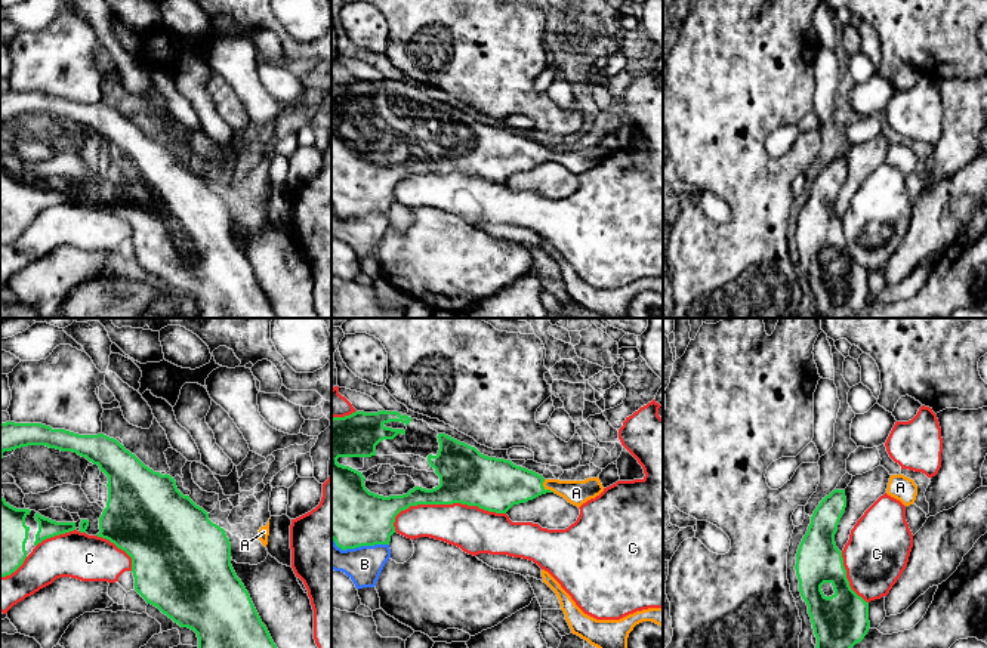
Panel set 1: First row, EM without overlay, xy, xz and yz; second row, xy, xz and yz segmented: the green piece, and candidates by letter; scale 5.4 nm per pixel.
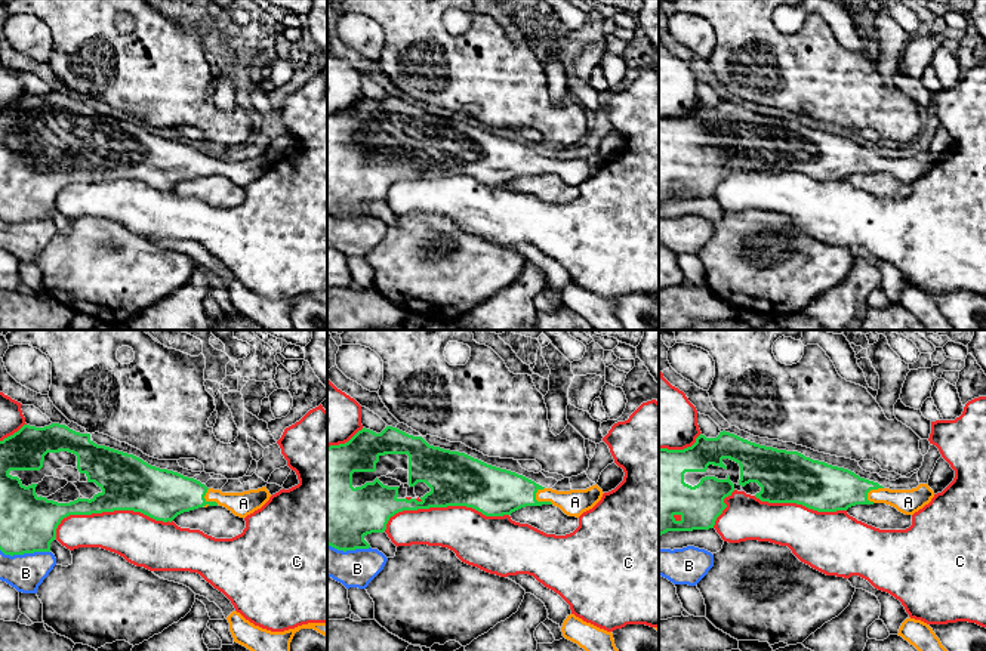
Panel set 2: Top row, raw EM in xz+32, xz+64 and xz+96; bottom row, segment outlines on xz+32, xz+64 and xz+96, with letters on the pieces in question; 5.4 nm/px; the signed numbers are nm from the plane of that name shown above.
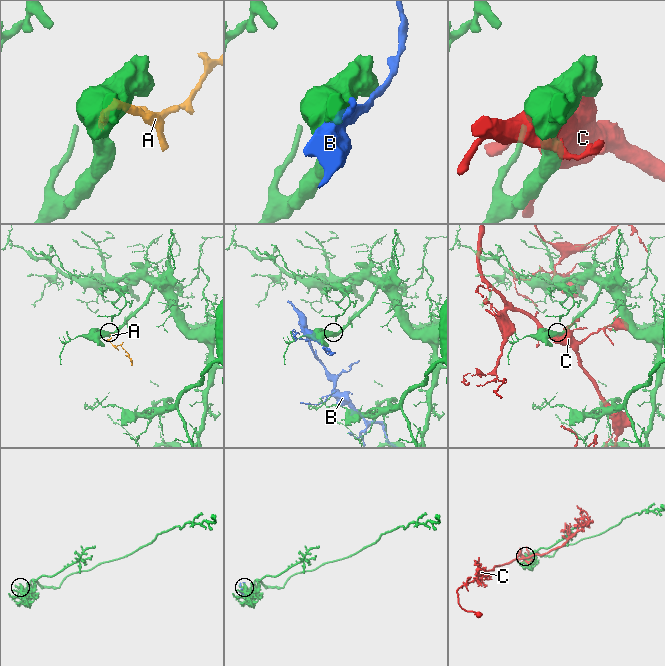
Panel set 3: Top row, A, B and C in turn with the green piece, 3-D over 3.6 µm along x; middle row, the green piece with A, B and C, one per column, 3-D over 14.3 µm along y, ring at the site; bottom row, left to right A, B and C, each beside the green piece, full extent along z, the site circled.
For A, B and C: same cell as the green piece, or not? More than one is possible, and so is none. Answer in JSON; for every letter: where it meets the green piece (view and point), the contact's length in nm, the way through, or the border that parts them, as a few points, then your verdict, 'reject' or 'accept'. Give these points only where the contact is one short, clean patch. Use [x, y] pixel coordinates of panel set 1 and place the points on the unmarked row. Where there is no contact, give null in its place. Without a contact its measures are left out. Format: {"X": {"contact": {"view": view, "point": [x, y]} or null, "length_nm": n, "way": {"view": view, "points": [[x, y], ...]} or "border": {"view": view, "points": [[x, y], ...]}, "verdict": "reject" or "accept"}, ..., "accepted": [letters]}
{"A": {"contact": {"view": "xz", "point": [546, 159]}, "length_nm": 90, "way": {"view": "xz", "points": [[502, 153], [546, 159], [567, 157], [576, 162]]}, "verdict": "accept"}, "B": {"contact": {"view": "xz", "point": [358, 215]}, "length_nm": 320, "verdict": "reject"}, "C": {"contact": {"view": "xz", "point": [446, 172]}, "length_nm": 600, "verdict": "reject"}, "accepted": ["A"]}

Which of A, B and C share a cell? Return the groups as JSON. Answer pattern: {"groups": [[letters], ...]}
{"groups": [["A"], ["B"], ["C"]]}

